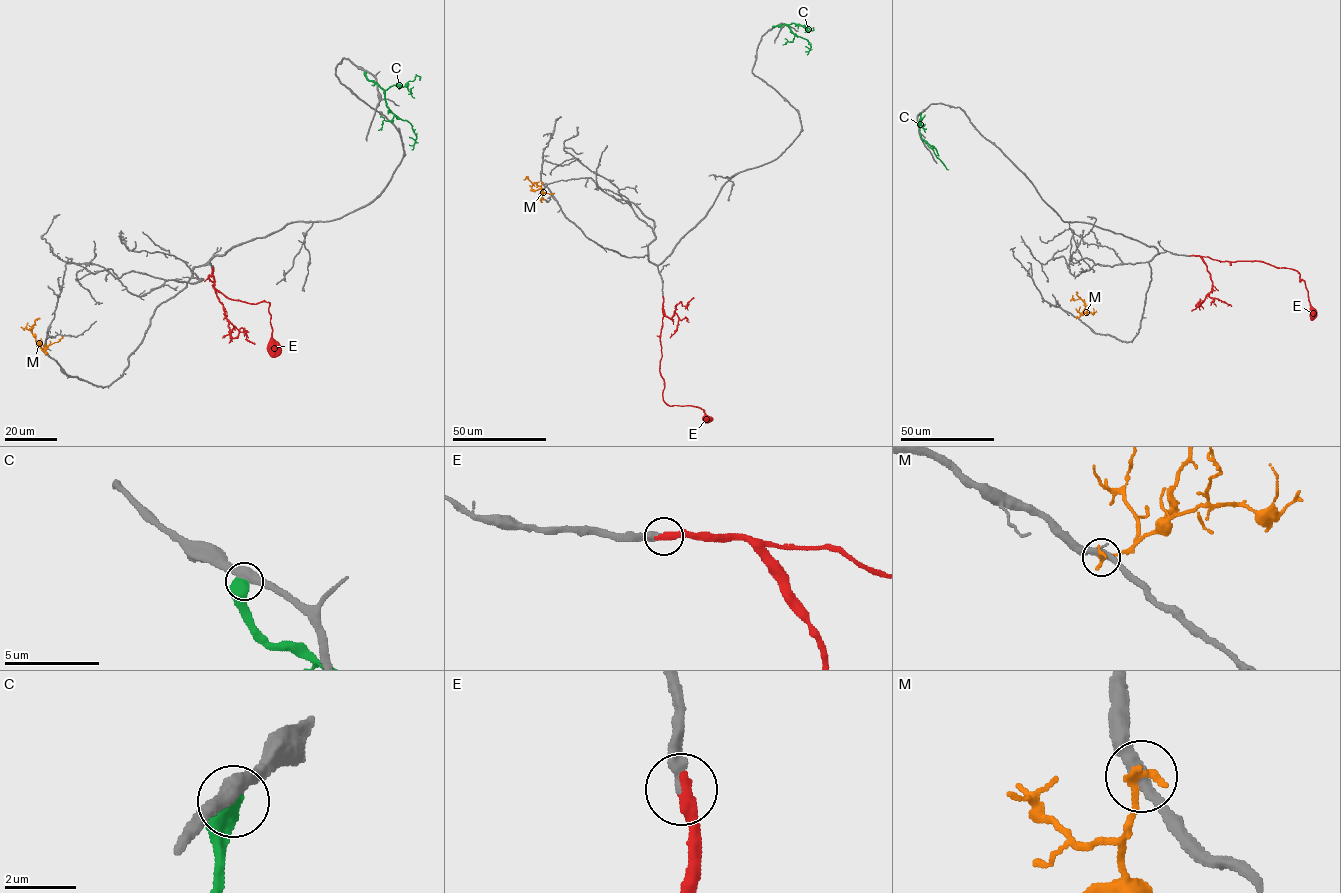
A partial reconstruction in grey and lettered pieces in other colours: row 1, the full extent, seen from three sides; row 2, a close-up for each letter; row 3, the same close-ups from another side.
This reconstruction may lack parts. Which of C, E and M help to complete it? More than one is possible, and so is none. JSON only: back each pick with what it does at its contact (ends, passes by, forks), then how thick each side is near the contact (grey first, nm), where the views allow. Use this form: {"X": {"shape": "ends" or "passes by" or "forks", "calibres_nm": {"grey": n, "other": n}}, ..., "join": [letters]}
{"E": {"shape": "ends", "calibres_nm": {"grey": 320, "other": 400}}, "join": ["E"]}

